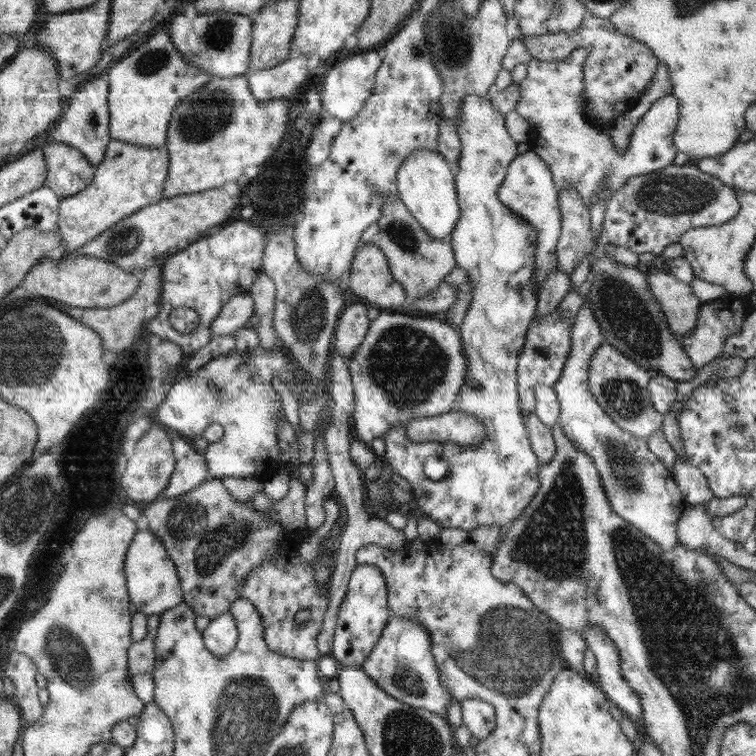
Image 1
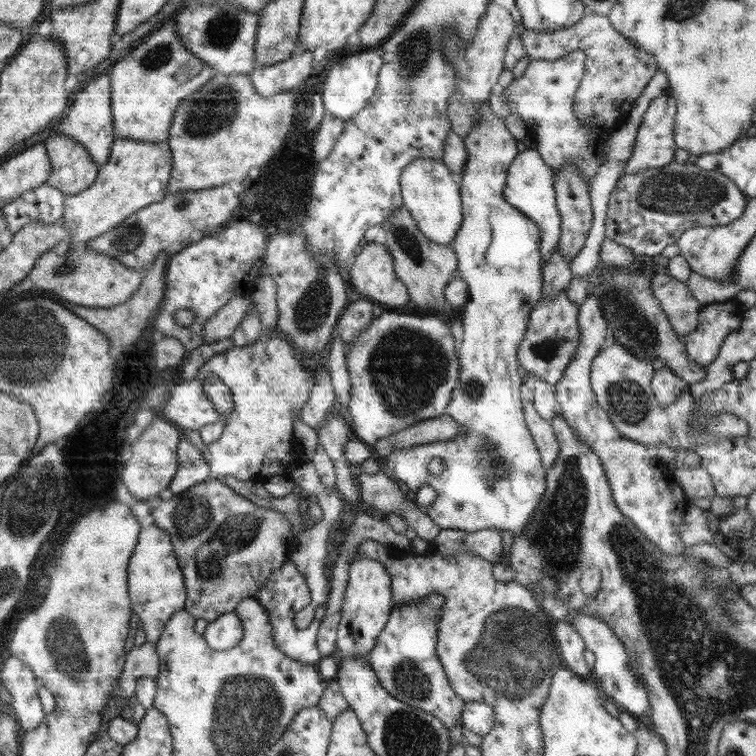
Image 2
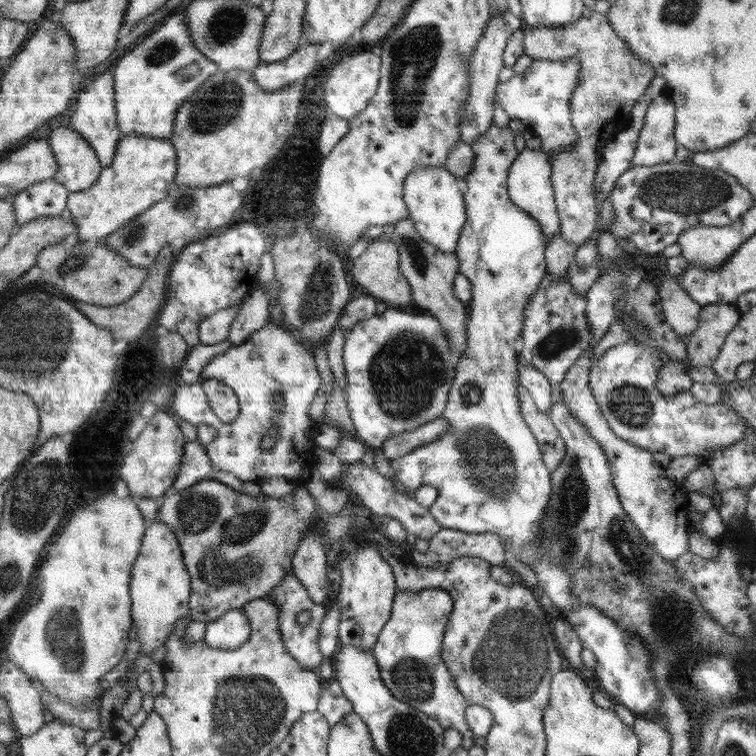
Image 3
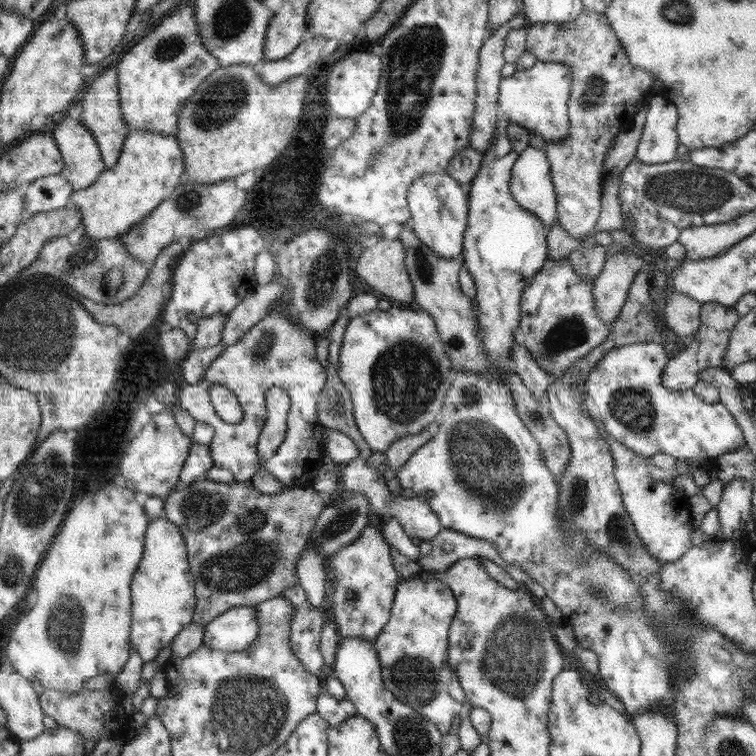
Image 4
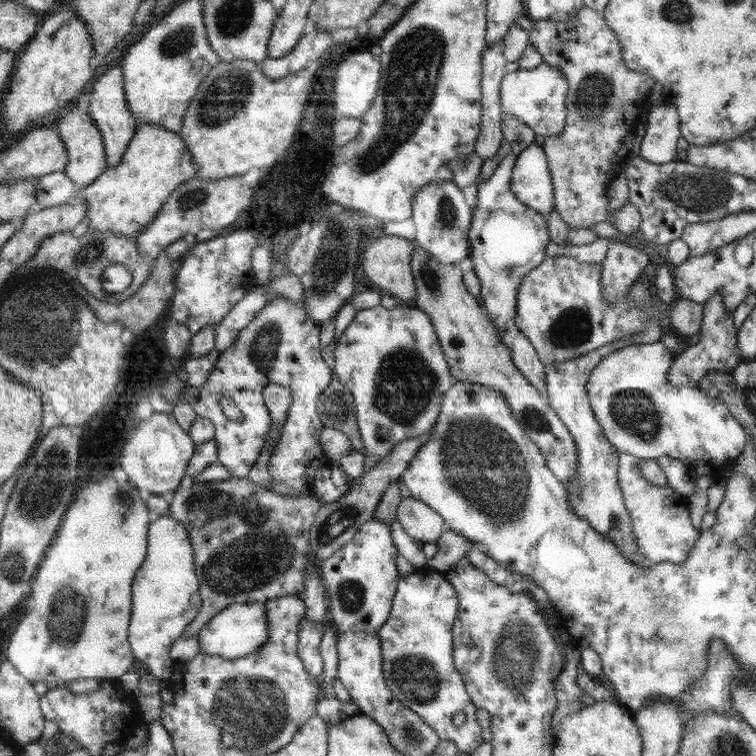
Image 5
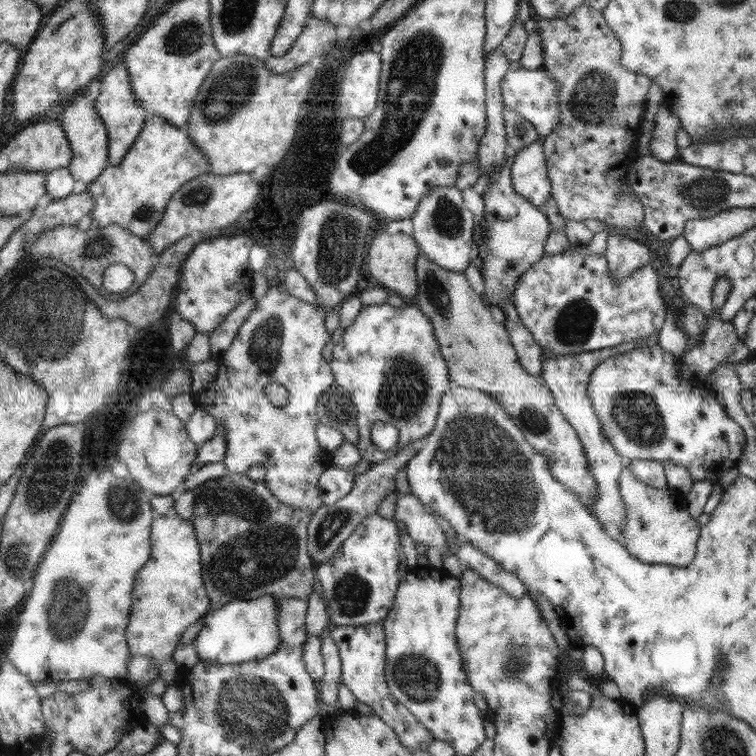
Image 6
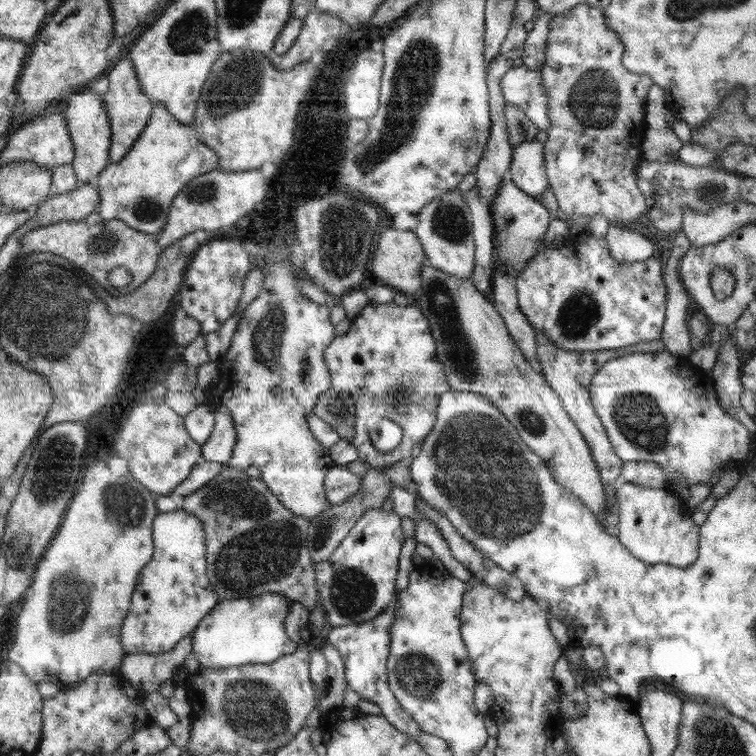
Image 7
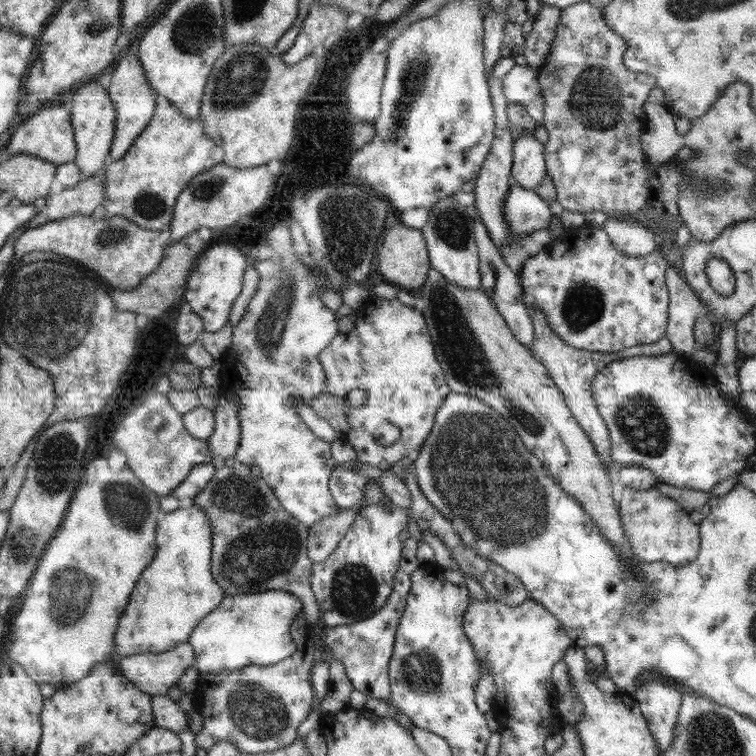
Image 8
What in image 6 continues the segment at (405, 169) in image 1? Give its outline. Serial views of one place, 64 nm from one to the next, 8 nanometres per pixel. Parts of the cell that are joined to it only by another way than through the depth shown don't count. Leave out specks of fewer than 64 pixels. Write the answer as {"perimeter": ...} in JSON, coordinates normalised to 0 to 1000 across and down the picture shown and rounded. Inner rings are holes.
{"perimeter":[[[602,246],[574,251],[571,258],[557,266],[542,291],[544,312],[561,339],[587,357],[614,364],[622,349],[627,294],[624,280],[614,271],[610,254]]]}

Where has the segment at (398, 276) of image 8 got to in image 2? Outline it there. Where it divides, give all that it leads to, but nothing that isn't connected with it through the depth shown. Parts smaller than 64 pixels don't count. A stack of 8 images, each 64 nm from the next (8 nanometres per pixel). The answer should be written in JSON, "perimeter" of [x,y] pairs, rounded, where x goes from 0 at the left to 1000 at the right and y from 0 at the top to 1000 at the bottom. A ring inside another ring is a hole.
{"perimeter":[[[501,316],[493,321],[481,321],[471,345],[462,352],[463,377],[492,399],[511,402],[516,409],[525,410],[544,399],[540,380],[526,369],[521,360],[521,340],[516,327],[508,324]]]}

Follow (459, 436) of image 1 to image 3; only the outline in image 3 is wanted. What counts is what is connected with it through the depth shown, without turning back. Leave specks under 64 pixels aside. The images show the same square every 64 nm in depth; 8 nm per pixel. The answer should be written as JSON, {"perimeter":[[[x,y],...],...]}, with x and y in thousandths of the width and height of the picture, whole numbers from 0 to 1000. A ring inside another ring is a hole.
{"perimeter":[[[577,553],[553,566],[546,571],[532,571],[524,574],[507,589],[504,594],[511,606],[521,608],[526,603],[537,603],[537,599],[545,598],[548,593],[569,587],[581,579],[593,567],[593,558],[583,553]]]}

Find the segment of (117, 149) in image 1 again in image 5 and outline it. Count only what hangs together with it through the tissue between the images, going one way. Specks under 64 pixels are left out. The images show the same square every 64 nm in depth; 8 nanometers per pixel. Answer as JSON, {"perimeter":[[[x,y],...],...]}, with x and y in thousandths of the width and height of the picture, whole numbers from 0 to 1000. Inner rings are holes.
{"perimeter":[[[185,163],[172,185],[164,208],[153,221],[140,226],[101,261],[118,271],[114,292],[131,307],[149,307],[180,315],[200,296],[225,257],[249,238],[261,234],[263,220],[249,200],[238,176],[206,163]]]}

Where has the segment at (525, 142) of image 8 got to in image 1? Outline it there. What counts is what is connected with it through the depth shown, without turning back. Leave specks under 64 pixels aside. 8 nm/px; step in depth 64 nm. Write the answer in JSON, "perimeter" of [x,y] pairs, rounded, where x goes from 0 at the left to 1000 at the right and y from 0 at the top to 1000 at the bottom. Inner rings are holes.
{"perimeter":[[[701,197],[698,201],[685,202],[677,212],[664,247],[659,251],[659,263],[680,280],[693,288],[712,307],[709,316],[709,369],[710,385],[722,372],[722,364],[735,356],[735,328],[742,310],[742,280],[738,269],[739,251],[731,241],[731,231],[712,204]]]}

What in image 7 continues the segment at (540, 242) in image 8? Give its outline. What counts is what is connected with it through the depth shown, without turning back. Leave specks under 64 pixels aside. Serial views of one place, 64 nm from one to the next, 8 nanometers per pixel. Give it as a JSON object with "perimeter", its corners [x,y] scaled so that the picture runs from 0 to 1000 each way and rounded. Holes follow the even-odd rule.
{"perimeter":[[[659,71],[651,82],[644,85],[643,108],[646,115],[646,138],[648,139],[648,157],[651,157],[651,167],[648,167],[648,183],[643,188],[643,198],[635,214],[632,214],[631,225],[628,226],[628,235],[631,237],[631,250],[635,258],[635,265],[643,275],[648,275],[653,265],[661,255],[665,237],[671,234],[679,212],[679,196],[675,184],[672,183],[672,171],[668,157],[669,134],[663,115],[664,102],[677,90],[679,78],[669,78],[668,74]]]}

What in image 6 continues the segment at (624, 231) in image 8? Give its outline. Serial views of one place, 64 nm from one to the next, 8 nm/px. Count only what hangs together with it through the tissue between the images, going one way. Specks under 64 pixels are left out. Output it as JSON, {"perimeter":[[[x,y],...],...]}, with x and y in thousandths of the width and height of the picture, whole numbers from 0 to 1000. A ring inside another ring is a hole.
{"perimeter":[[[806,310],[800,337],[807,353],[807,366],[815,369],[831,366],[839,356],[861,347],[860,327],[820,310]]]}

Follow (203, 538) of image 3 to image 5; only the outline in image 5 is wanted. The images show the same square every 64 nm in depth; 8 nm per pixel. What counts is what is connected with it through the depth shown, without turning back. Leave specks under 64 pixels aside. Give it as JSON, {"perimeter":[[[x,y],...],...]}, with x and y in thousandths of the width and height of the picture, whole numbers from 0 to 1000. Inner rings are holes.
{"perimeter":[[[286,610],[267,620],[251,636],[224,655],[222,683],[249,700],[257,724],[257,755],[265,771],[267,802],[261,817],[245,831],[246,840],[262,843],[270,825],[283,813],[310,798],[351,796],[374,788],[402,784],[405,751],[410,741],[409,709],[421,673],[429,664],[418,656],[394,653],[373,656],[335,639],[328,632],[306,628],[294,612]]]}

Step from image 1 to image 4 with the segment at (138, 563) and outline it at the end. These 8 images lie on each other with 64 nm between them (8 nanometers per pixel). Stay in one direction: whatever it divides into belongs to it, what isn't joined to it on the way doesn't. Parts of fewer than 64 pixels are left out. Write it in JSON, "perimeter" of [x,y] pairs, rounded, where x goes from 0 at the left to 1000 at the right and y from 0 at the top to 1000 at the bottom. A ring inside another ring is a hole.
{"perimeter":[[[213,683],[200,687],[193,700],[190,733],[175,762],[173,832],[171,852],[193,876],[209,870],[210,861],[230,848],[235,836],[255,821],[259,807],[257,761],[251,757],[246,716],[235,694]]]}

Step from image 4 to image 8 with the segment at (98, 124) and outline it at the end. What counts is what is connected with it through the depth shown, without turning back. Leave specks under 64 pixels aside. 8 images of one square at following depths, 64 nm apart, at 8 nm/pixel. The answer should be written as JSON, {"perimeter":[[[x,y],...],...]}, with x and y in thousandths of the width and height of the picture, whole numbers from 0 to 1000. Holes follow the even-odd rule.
{"perimeter":[[[168,70],[167,75],[161,77],[159,82],[156,81],[155,85],[156,87],[149,94],[143,119],[146,131],[153,139],[153,172],[151,172],[151,183],[139,220],[165,206],[177,184],[183,183],[183,179],[198,161],[206,143],[206,128],[209,127],[206,118],[198,112],[196,102],[190,97],[190,89],[188,89],[183,73]]]}

